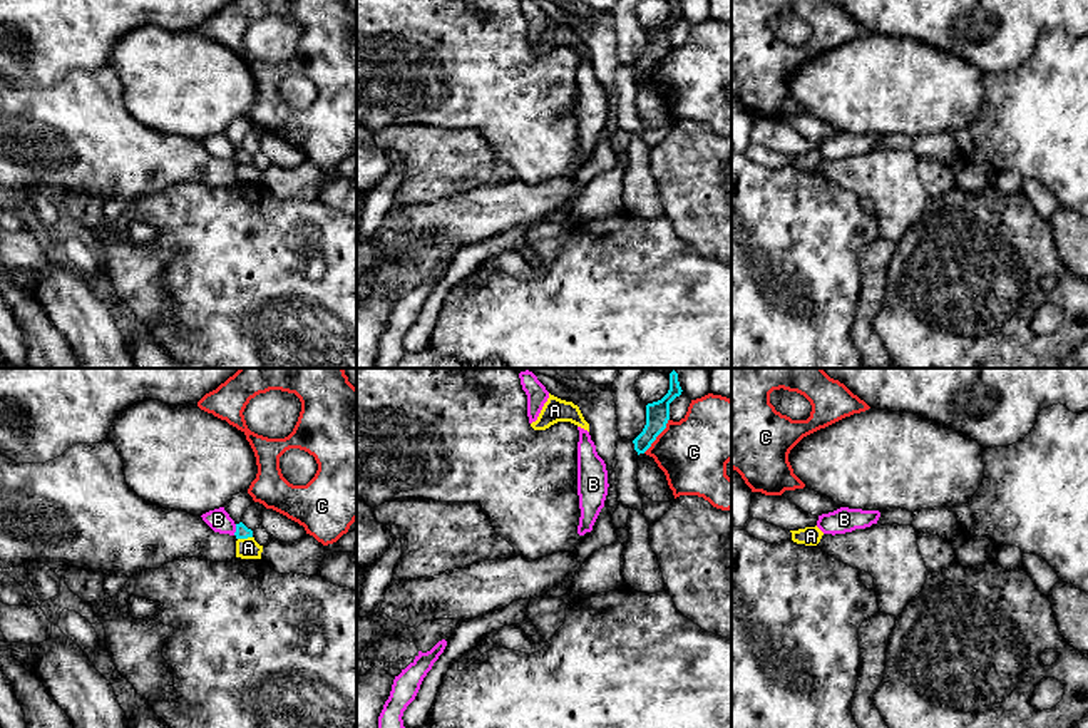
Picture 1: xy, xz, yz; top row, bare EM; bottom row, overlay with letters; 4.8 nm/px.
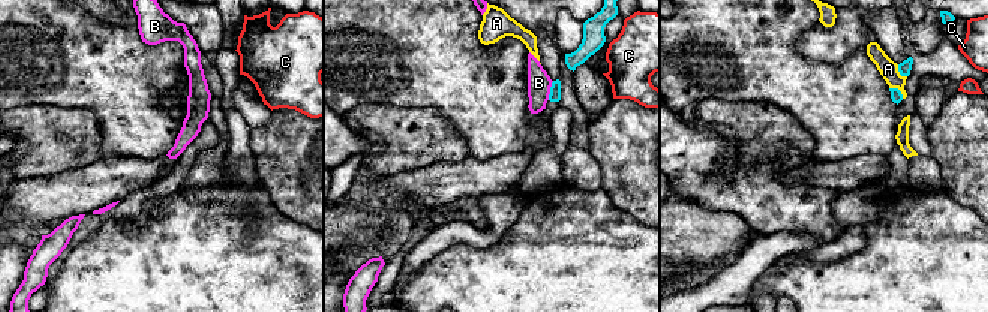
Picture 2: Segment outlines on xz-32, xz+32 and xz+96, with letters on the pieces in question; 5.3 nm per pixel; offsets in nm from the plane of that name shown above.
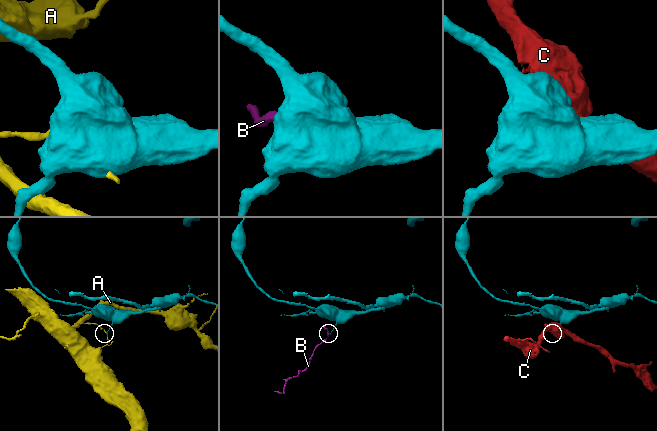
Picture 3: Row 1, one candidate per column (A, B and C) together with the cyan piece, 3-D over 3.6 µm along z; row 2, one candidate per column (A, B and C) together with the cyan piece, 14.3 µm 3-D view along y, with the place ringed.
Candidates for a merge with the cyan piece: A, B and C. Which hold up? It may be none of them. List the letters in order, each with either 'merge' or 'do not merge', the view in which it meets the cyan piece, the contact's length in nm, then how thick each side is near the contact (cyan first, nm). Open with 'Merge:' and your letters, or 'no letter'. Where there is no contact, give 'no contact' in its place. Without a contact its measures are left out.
Merge: no letter
A: do not merge | xy | 70 nm | 60/100 nm
B: do not merge | xy | 60 nm | 60/110 nm
C: do not merge | xz | 200 nm | 110/340 nm

